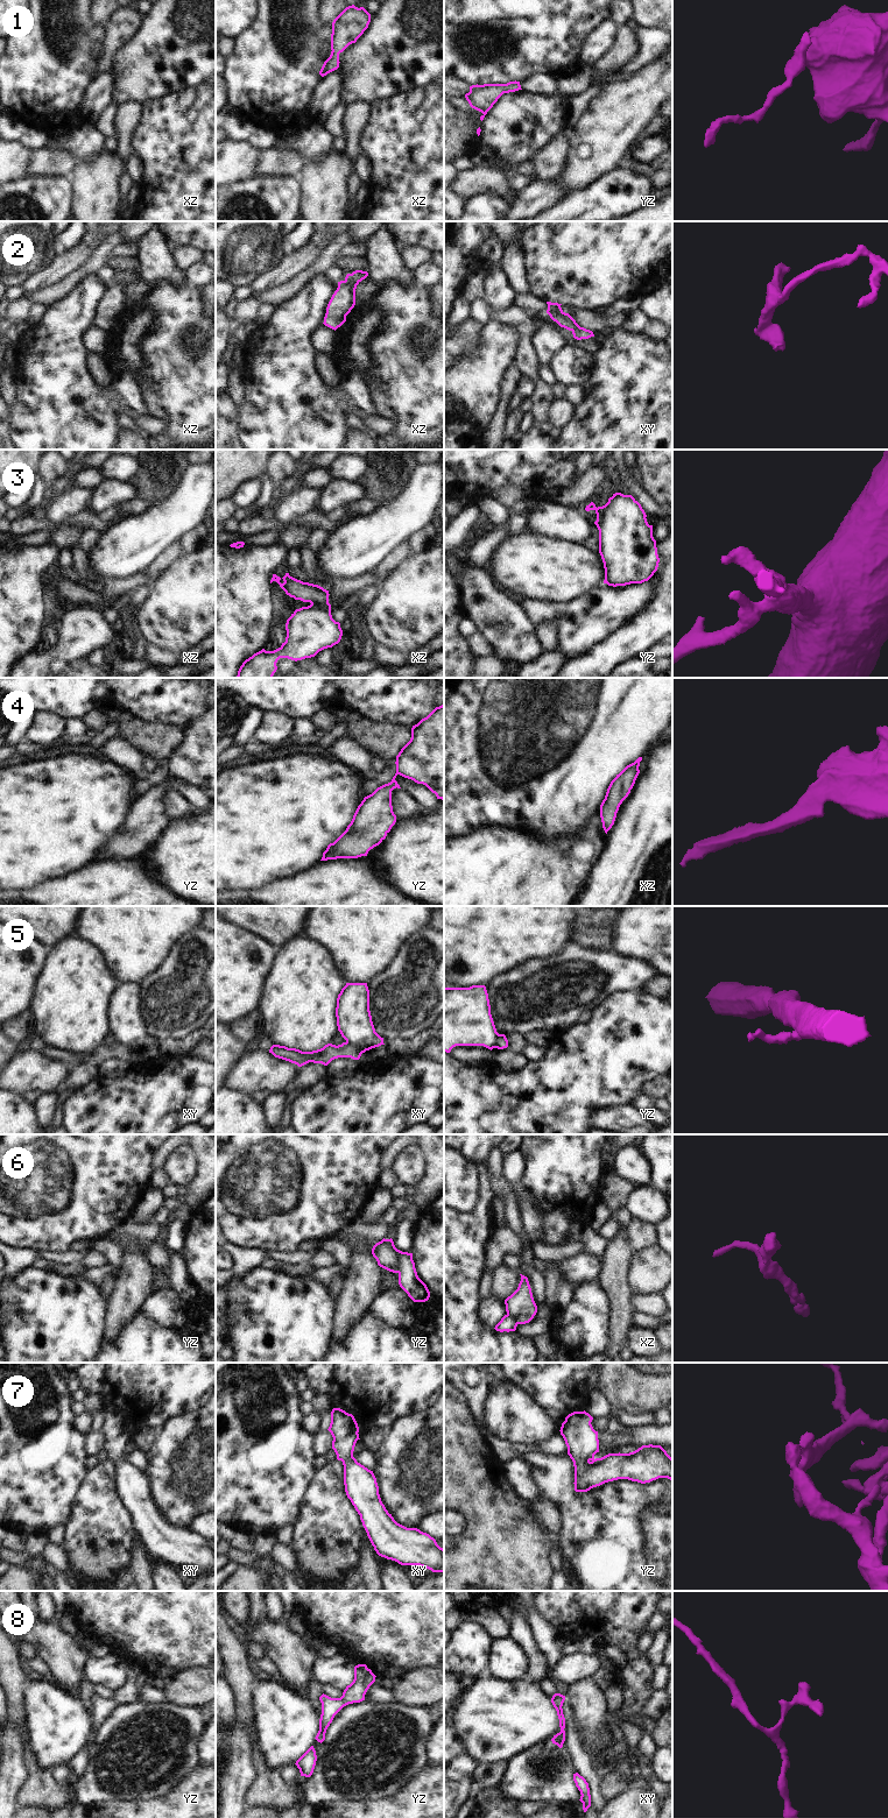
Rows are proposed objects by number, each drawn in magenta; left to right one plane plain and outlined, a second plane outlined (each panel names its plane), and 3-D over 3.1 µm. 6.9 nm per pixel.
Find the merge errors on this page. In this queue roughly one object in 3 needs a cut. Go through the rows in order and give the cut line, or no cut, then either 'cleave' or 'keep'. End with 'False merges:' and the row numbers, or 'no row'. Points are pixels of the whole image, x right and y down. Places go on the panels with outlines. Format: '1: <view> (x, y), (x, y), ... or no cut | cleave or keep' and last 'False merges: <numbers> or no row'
1: no cut | keep
2: xy (579, 326), (571, 330) | cleave
3: xz (328, 601), (321, 605), (311, 605) | cleave
4: no cut | keep
5: xy (346, 1040), (354, 1042), (381, 1041), (383, 1044) | cleave
6: yz (400, 1251), (399, 1270), (396, 1272) | cleave
7: no cut | keep
8: no cut | keep
False merges: 2, 3, 5, 6

